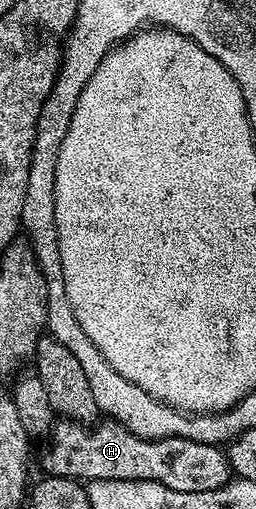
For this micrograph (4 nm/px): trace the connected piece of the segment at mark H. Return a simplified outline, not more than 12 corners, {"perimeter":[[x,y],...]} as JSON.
{"perimeter":[[109,418],[59,419],[45,471],[211,492],[232,479],[217,444],[145,440]]}

